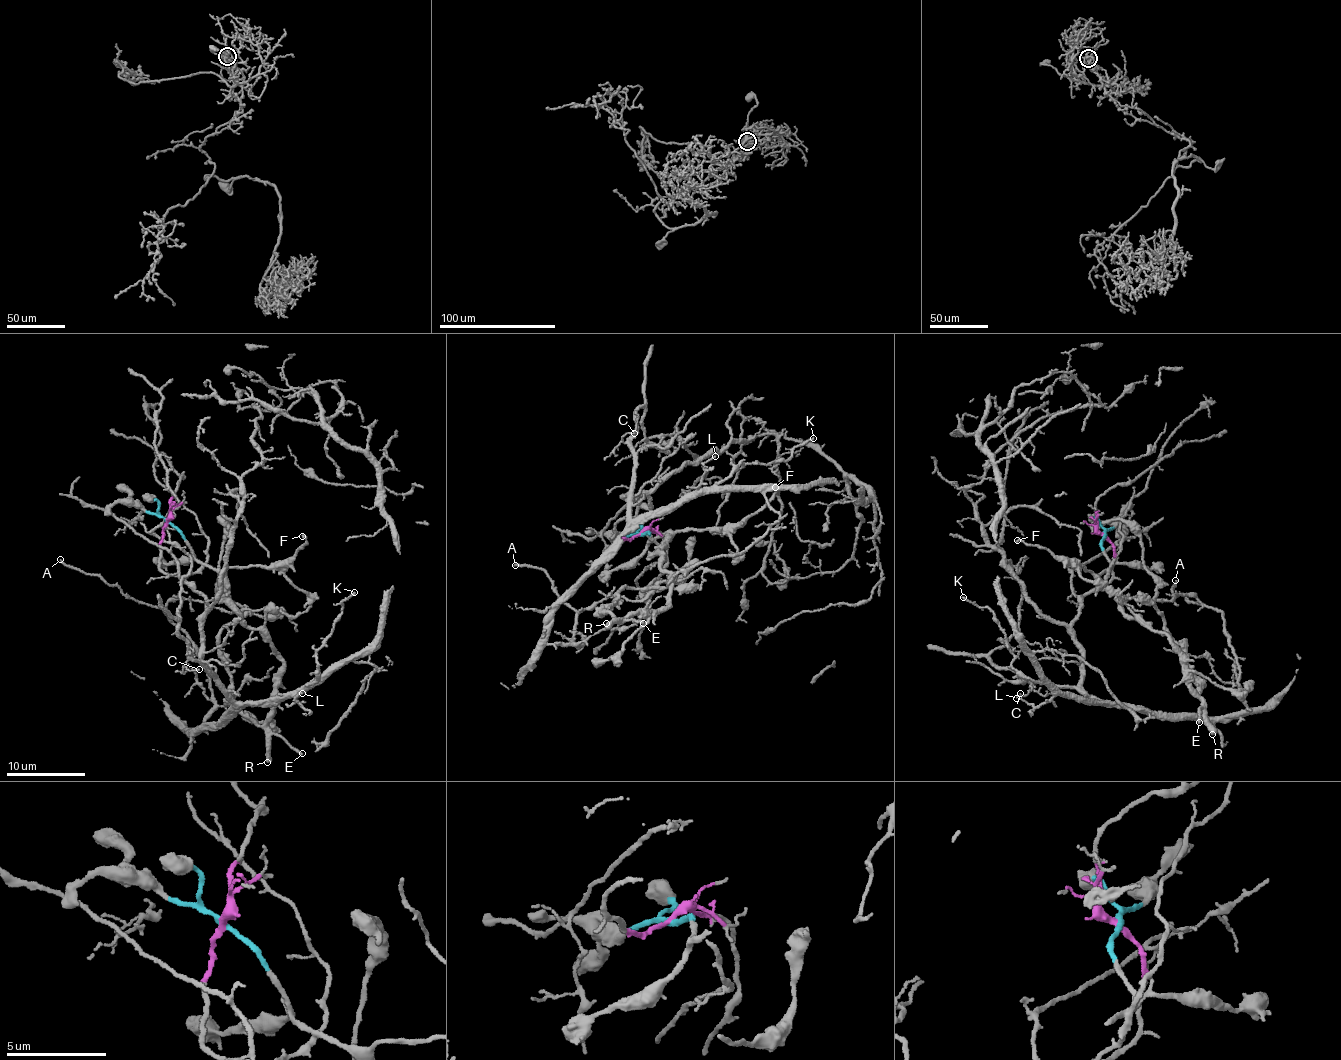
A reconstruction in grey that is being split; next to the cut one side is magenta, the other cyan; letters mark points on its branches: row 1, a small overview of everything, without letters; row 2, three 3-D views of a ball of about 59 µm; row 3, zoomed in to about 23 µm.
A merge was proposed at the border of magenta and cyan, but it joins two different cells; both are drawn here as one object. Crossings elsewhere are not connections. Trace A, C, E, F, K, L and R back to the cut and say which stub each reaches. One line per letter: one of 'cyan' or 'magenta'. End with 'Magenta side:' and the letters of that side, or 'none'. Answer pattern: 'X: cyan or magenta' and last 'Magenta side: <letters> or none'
A: magenta
C: magenta
E: cyan
F: cyan
K: magenta
L: magenta
R: cyan
Magenta side: A, C, K, L

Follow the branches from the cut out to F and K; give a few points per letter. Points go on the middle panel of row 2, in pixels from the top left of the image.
F: (640, 535), (647, 532), (649, 541), (670, 533), (739, 525), (771, 497), (775, 486)
K: (640, 535), (614, 529), (651, 506), (621, 495), (634, 518), (656, 516), (739, 461), (784, 462), (814, 438)

